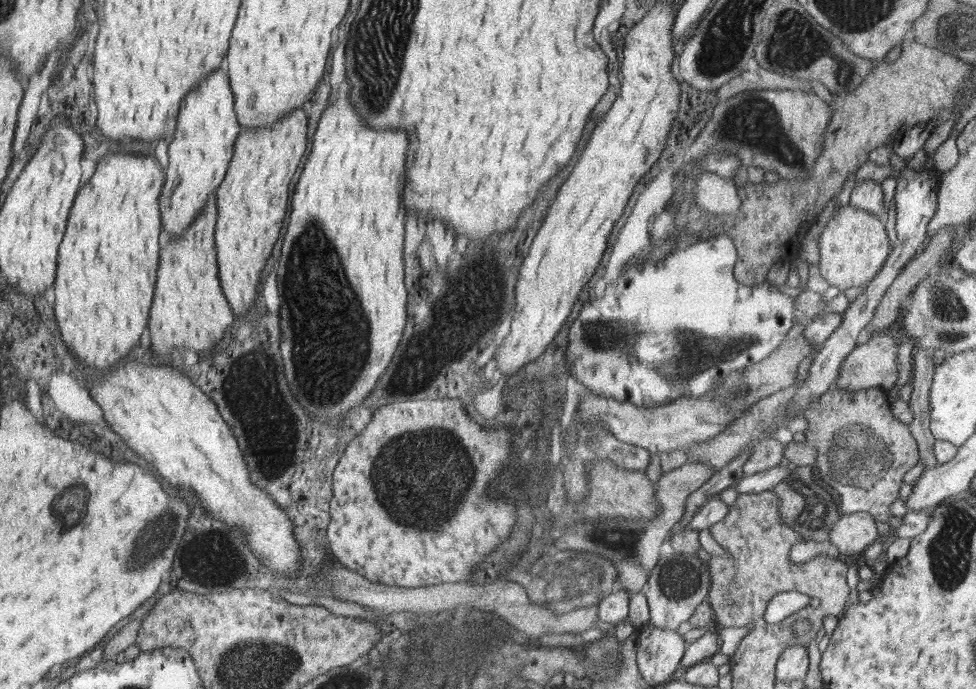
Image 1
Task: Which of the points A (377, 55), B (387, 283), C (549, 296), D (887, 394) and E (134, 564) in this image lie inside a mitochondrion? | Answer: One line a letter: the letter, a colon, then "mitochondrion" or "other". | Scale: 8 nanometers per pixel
A: mitochondrion
B: other
C: other
D: other
E: mitochondrion

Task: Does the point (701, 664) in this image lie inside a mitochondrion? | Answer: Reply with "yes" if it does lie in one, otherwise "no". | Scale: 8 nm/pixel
no

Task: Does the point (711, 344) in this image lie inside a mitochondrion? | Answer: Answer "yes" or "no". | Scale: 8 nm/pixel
yes

